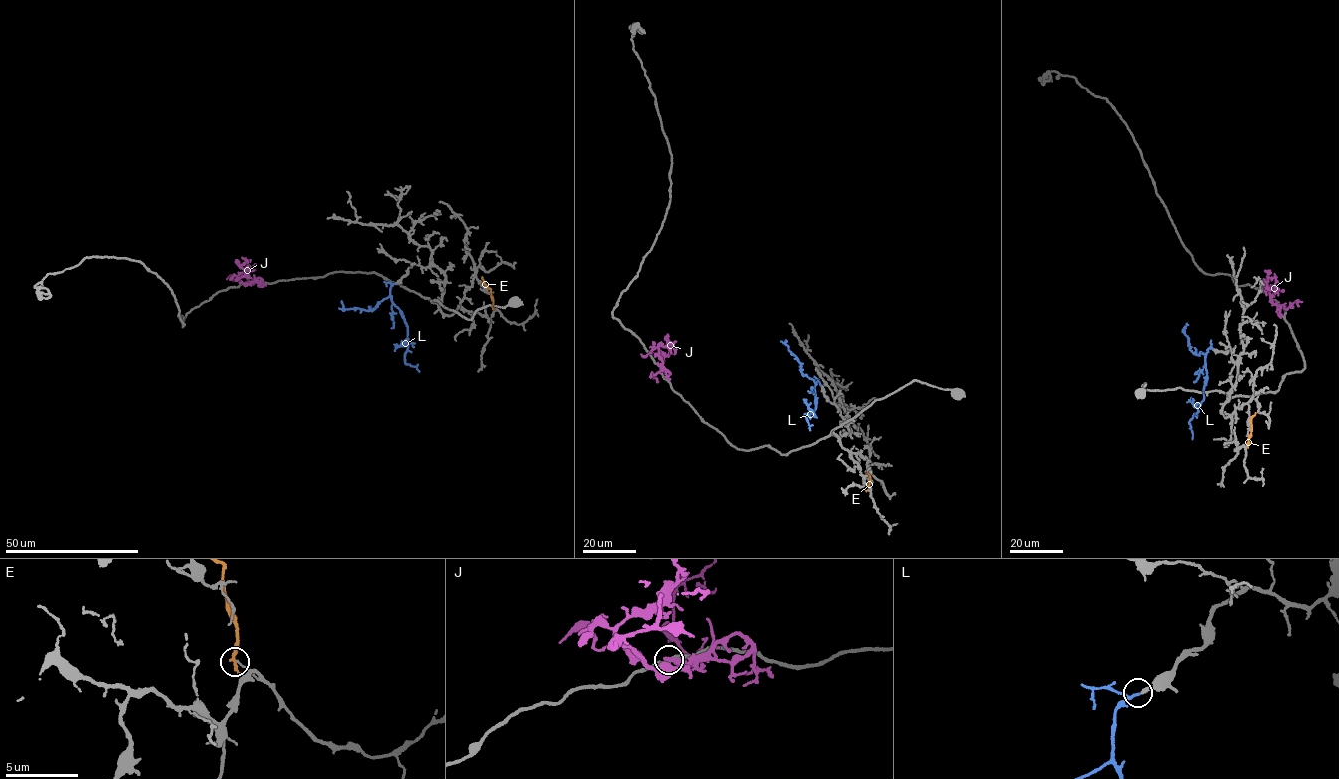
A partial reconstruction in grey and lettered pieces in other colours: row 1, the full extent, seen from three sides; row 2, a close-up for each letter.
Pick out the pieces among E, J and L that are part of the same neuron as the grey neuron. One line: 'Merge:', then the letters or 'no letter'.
Merge: L

